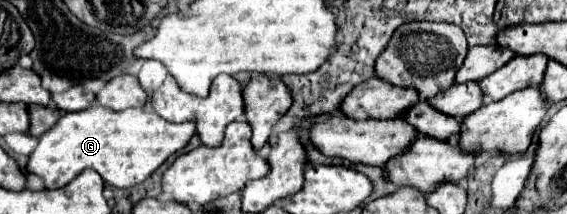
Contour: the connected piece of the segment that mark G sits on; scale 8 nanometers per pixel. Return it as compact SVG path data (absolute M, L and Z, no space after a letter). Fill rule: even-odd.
M91 105L85 111L65 113L45 135L39 137L35 151L29 155L27 173L43 179L45 189L65 187L83 169L95 169L101 179L113 187L133 187L143 183L167 157L185 147L195 133L195 123L171 123L149 109L113 111Z

